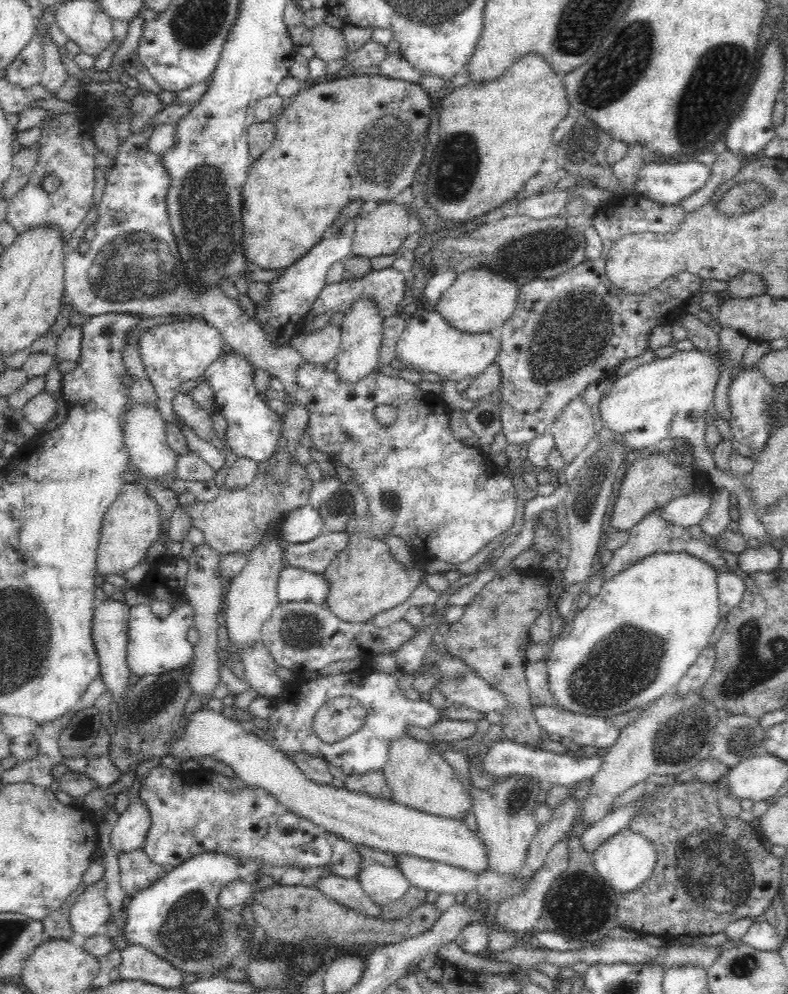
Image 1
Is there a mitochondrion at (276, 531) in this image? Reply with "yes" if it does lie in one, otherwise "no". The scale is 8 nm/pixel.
no

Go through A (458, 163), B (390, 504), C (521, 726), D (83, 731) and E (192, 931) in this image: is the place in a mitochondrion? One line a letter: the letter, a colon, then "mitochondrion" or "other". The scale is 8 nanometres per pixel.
A: mitochondrion
B: mitochondrion
C: other
D: mitochondrion
E: mitochondrion

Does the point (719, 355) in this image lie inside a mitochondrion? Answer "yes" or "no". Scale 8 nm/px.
no

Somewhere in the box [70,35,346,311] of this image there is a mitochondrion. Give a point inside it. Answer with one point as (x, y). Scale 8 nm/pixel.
(131, 266)

